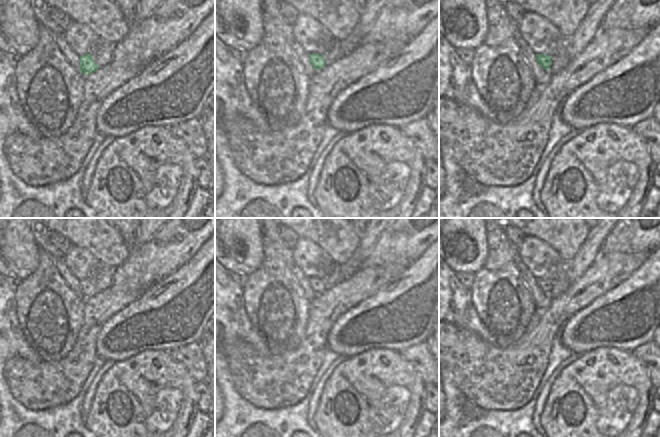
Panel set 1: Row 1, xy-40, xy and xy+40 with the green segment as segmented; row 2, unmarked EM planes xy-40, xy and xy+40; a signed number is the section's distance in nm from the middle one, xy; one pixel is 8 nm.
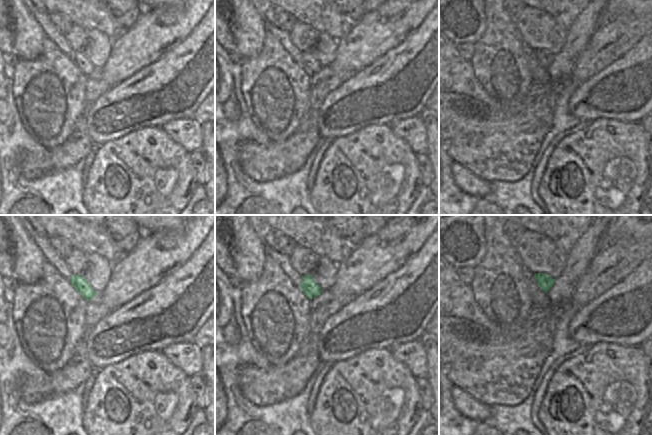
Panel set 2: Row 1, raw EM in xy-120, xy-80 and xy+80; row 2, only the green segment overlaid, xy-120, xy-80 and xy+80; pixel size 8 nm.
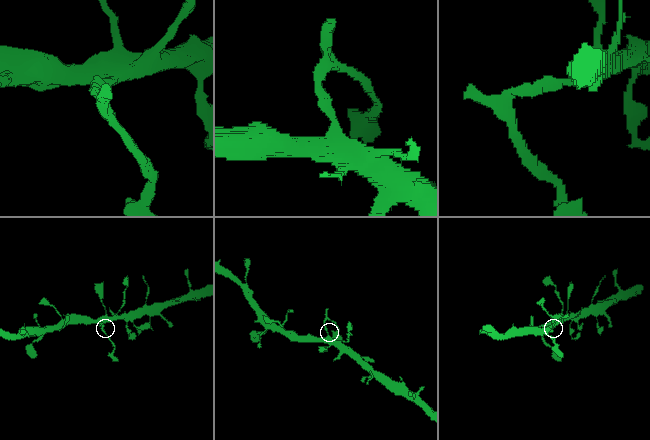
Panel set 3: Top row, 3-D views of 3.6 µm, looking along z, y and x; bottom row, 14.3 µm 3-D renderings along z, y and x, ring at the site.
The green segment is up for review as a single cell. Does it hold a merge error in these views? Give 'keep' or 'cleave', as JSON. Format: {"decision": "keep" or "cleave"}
{"decision": "cleave"}

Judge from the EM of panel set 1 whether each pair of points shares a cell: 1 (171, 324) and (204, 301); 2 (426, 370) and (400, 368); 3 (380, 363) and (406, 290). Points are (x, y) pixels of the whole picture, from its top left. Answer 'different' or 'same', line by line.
1: same
2: different
3: different

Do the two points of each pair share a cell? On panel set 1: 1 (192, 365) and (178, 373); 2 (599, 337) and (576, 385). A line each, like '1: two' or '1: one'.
1: two
2: two

